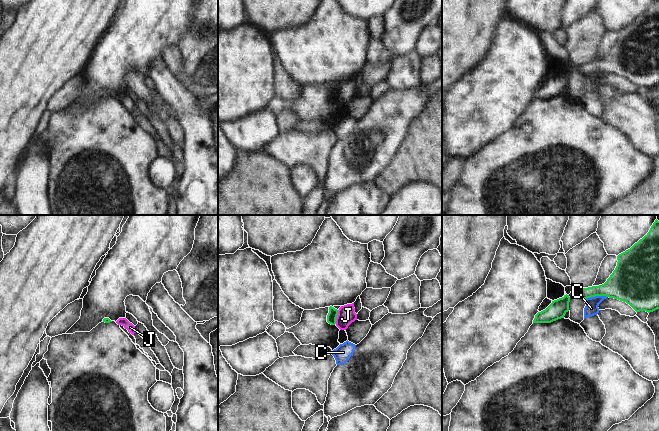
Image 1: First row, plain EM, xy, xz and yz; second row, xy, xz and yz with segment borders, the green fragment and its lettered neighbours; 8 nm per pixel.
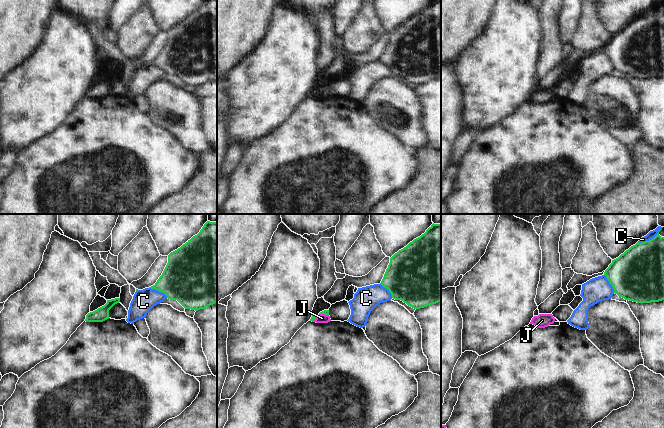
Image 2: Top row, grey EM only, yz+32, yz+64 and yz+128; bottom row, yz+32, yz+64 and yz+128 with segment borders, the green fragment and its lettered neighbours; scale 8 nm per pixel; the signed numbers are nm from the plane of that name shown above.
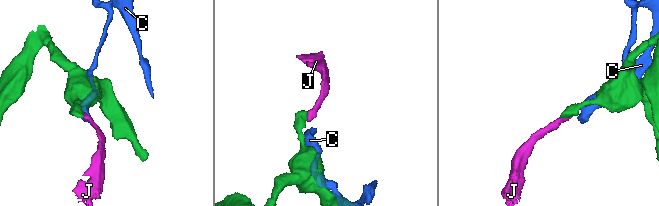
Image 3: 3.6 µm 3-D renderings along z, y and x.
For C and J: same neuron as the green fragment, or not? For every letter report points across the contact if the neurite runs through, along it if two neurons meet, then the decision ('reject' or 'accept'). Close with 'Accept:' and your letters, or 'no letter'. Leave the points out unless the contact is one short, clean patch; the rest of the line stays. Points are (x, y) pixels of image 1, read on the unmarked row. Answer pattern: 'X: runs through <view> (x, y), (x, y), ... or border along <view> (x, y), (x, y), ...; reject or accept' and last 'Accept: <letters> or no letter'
C: reject
J: border along xz (338, 86), (335, 99); reject
Accept: no letter

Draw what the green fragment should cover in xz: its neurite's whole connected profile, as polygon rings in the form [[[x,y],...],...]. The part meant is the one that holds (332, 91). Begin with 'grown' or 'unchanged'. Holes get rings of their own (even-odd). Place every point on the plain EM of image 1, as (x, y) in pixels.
unchanged; [[[330,82],[329,83],[329,89],[327,91],[327,98],[331,101],[335,101],[337,91],[338,91],[338,86],[335,85],[334,83]]]

